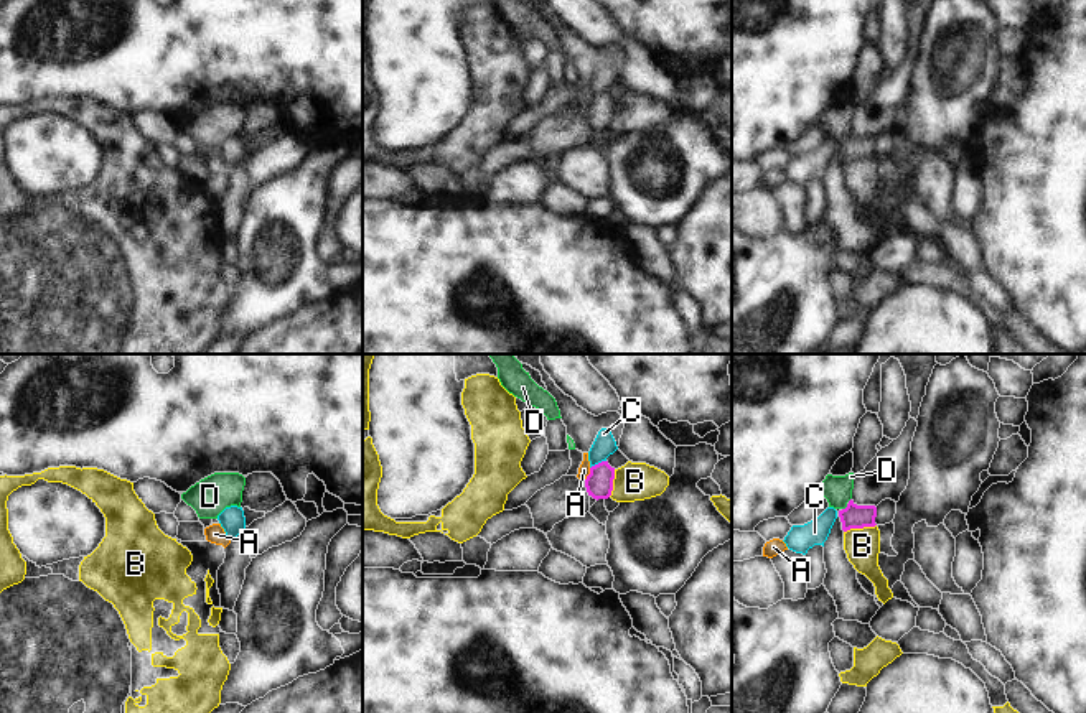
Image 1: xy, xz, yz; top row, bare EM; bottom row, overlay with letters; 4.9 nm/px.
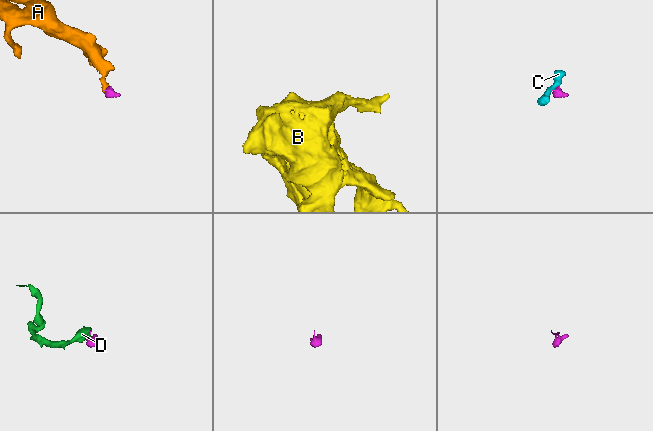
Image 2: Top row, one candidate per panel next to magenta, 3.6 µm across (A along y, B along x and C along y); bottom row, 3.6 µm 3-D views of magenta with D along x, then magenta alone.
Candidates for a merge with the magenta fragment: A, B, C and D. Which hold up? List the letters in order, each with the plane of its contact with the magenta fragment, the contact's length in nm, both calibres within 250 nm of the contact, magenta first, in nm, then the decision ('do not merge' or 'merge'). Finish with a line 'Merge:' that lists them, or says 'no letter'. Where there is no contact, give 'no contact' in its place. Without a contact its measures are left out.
A: xz | 70 nm | 140/60 nm | do not merge
B: yz | 170 nm | 120/180 nm | do not merge
C: xz | 90 nm | 140/110 nm | do not merge
D: yz | 40 nm | 120/140 nm | merge
Merge: D

